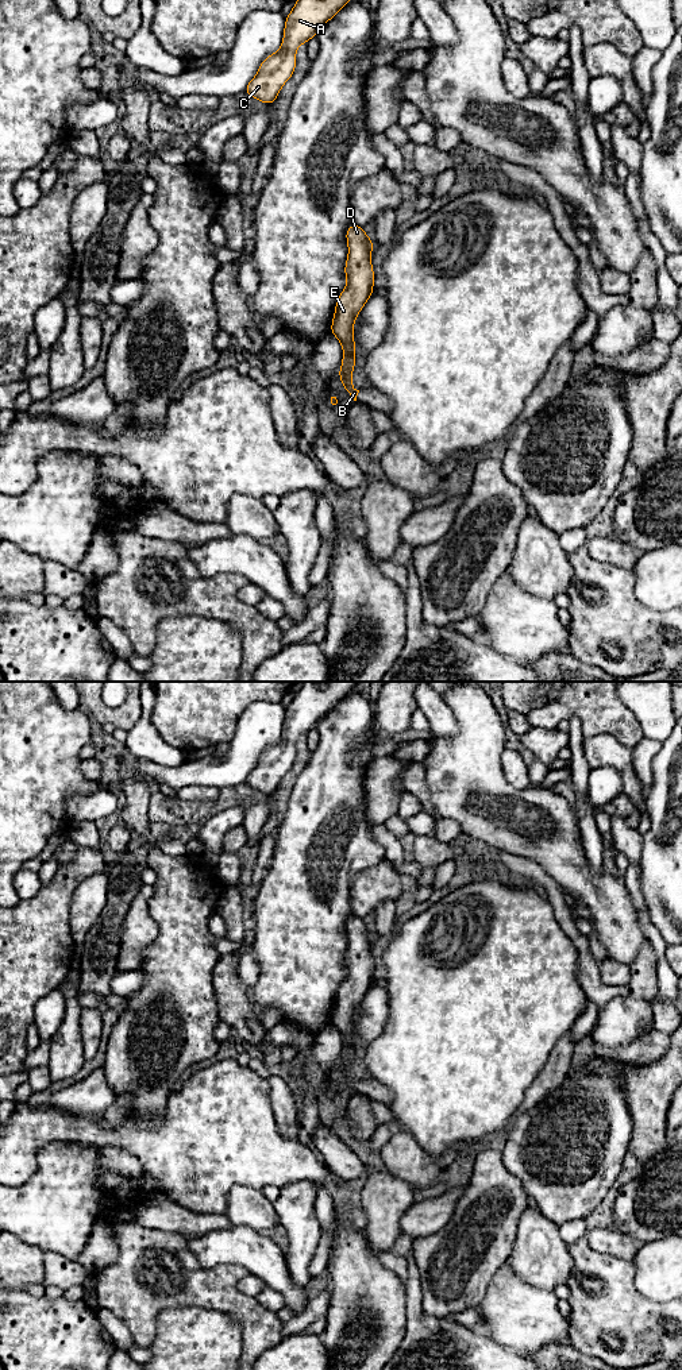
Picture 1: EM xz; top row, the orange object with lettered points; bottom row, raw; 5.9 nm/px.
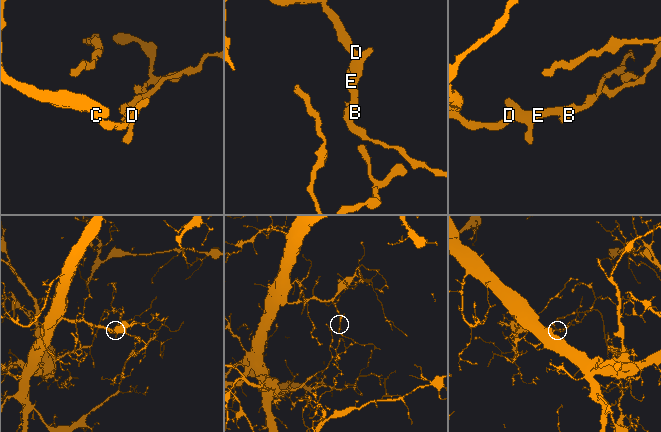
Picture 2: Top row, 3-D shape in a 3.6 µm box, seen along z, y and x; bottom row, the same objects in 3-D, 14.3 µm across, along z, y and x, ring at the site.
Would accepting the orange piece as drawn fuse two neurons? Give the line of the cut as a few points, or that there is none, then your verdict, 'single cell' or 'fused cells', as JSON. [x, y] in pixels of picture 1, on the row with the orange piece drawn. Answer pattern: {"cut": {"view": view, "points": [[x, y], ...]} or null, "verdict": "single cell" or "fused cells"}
{"cut": {"view": "xz", "points": [[342, 379], [349, 381]]}, "verdict": "fused cells"}

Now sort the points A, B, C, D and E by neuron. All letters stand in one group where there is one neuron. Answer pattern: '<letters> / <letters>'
A C D E / B

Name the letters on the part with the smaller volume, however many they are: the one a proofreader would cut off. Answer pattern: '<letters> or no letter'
B

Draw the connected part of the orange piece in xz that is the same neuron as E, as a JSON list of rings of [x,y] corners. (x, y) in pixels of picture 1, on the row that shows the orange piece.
[[[351,224],[346,231],[346,239],[348,244],[348,256],[344,266],[344,274],[347,278],[347,286],[340,293],[336,306],[335,314],[331,324],[331,333],[338,337],[340,344],[343,346],[343,360],[339,370],[340,381],[351,381],[352,368],[357,364],[355,360],[355,343],[354,343],[354,321],[359,314],[363,305],[367,302],[369,297],[374,293],[373,279],[374,270],[371,266],[370,255],[374,247],[374,242],[369,239],[365,234],[363,227]]]

